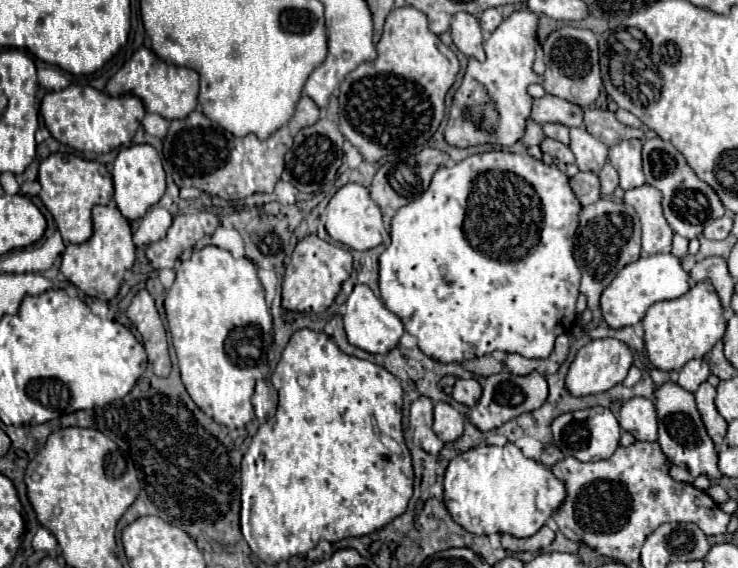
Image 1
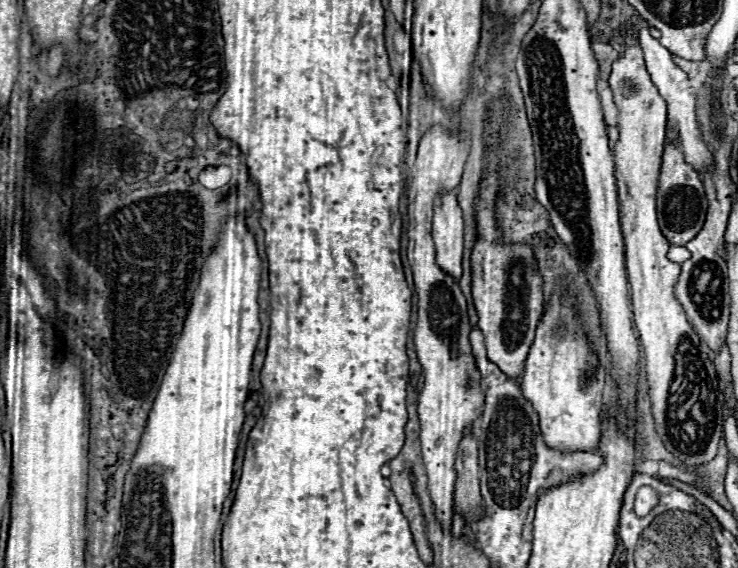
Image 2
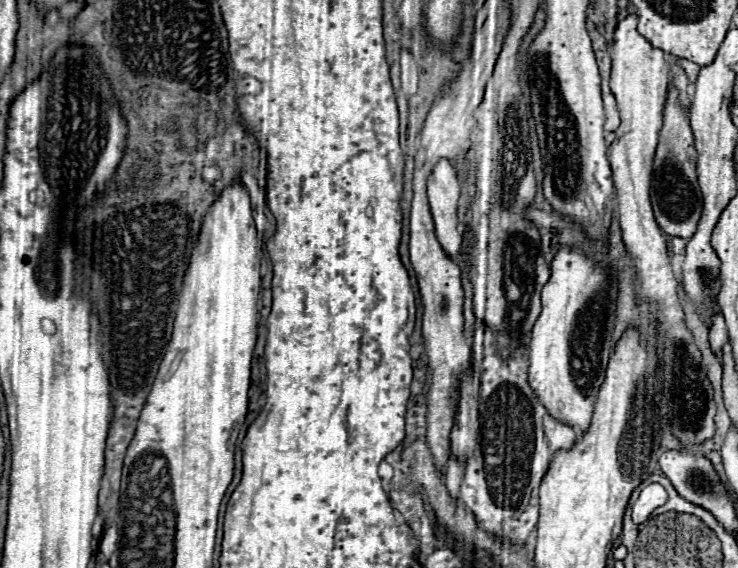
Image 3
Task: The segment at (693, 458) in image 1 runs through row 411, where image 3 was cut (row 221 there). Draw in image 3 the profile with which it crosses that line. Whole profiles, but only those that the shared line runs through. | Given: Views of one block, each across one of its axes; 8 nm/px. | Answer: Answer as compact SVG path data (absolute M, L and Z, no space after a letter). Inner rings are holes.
M670 84L662 110L662 128L658 132L658 146L654 152L650 178L650 202L654 216L658 226L668 236L690 238L698 226L698 218L702 214L702 194L696 180L696 158L698 154L694 148L688 110L680 106L680 92Z

